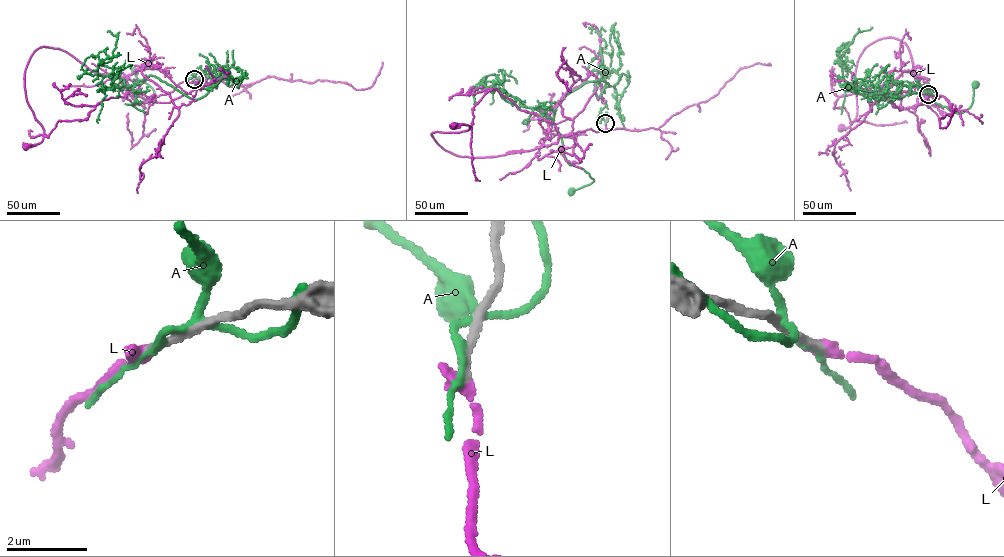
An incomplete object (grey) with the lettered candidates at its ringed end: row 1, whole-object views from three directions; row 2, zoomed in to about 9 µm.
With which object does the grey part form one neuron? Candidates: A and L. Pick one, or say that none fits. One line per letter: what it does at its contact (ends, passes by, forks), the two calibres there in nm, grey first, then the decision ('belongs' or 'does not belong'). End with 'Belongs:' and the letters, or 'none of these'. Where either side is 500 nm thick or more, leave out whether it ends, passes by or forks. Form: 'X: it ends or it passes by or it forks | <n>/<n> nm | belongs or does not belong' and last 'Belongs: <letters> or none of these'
A: it passes by | 280/170 nm | does not belong
L: it ends | 240/320 nm | belongs
Belongs: L

